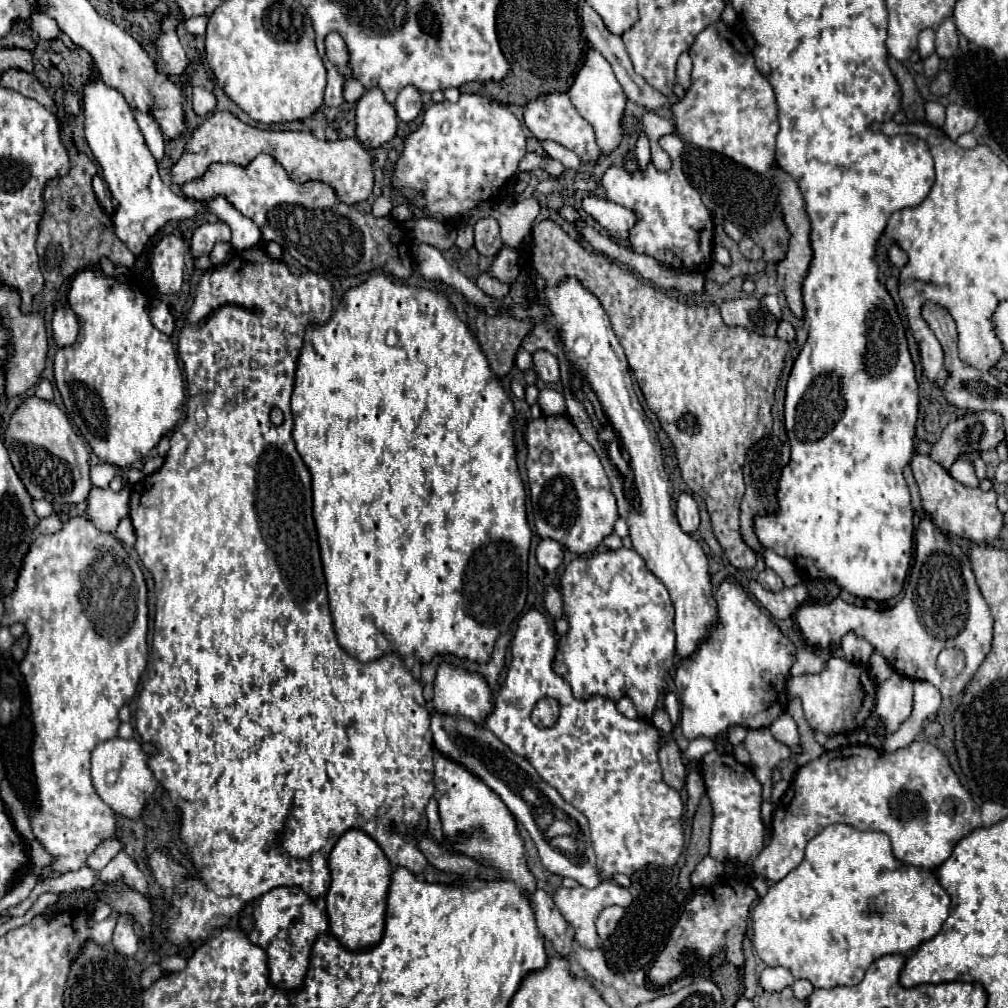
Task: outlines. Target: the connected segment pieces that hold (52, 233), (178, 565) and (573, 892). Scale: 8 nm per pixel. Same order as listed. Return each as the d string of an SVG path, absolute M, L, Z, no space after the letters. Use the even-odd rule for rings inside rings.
M61 129L61 139L71 153L71 171L67 177L53 179L47 183L45 215L39 225L39 239L37 239L39 263L47 289L59 289L65 279L69 279L77 271L99 265L103 257L109 257L109 261L115 267L123 265L131 269L135 263L135 255L115 237L111 217L97 205L97 199L91 189L91 179L97 173L95 163L85 153L75 151L65 129Z
M255 247L251 251L233 251L231 257L223 263L217 265L209 271L203 273L203 277L197 283L195 289L195 299L193 305L187 313L187 325L181 329L177 343L177 354L183 364L183 369L187 373L187 419L185 423L173 431L171 435L171 451L165 457L165 463L159 471L153 475L147 475L139 485L131 487L131 501L129 501L129 517L135 527L137 543L135 551L141 559L141 563L147 567L147 571L153 575L155 583L155 629L153 629L153 649L151 649L151 664L149 673L141 683L141 693L137 699L137 731L141 739L147 743L155 743L159 753L149 757L149 767L153 775L159 779L159 783L165 787L169 793L169 799L181 809L181 839L187 843L191 857L195 861L195 867L201 873L199 881L185 879L185 869L177 863L173 863L167 853L155 851L151 855L151 869L159 881L159 885L165 889L167 899L171 899L173 907L167 911L167 921L163 923L163 929L167 933L167 939L173 943L183 943L183 941L197 941L207 935L211 935L215 929L221 929L223 925L229 923L229 919L241 911L241 907L259 895L265 895L267 891L275 887L299 887L313 899L323 895L329 889L331 875L327 867L327 857L335 845L335 841L347 831L347 829L361 829L369 837L373 837L379 847L385 851L387 859L391 865L401 865L407 867L415 877L421 881L441 881L441 883L451 883L457 879L457 875L449 875L443 871L437 871L427 863L423 853L417 849L417 839L425 833L427 821L425 821L425 805L435 793L433 785L433 737L429 731L431 725L431 715L425 709L425 699L423 699L423 683L411 675L411 671L405 667L403 659L391 651L375 661L361 663L347 651L343 651L335 639L333 633L333 623L331 623L331 613L329 613L329 601L327 601L327 589L325 589L325 575L323 575L323 565L321 565L321 555L319 555L319 543L317 543L317 531L313 523L313 497L311 497L311 475L309 469L305 467L301 455L295 449L295 441L291 437L293 431L293 415L289 407L291 391L293 391L293 379L295 379L295 361L299 357L299 349L303 345L303 329L311 321L327 321L331 317L331 297L333 297L333 287L331 283L317 275L317 273L305 273L301 277L295 277L289 273L287 265L283 261L271 259L261 247ZM255 309L263 313L279 313L279 317L259 317ZM197 405L203 405L207 411L207 423L205 427L197 427L195 423L195 409ZM273 407L281 407L285 421L283 425L275 427L269 421L269 413ZM273 789L275 789L275 799L279 797L279 807L283 797L291 795L291 809L289 817L285 815L283 821L283 833L281 837L273 835ZM273 839L283 841L283 849L273 849Z
M614 880L601 881L601 885L597 885L595 889L587 889L583 885L579 887L573 887L573 889L567 889L567 887L561 887L555 891L553 895L553 901L557 905L557 909L561 911L561 915L565 917L565 921L573 927L575 931L575 941L585 947L585 949L599 949L601 947L601 939L595 931L595 921L601 913L601 909L605 909L607 905L619 905L623 908L627 908L633 901L632 896L627 888L621 887Z

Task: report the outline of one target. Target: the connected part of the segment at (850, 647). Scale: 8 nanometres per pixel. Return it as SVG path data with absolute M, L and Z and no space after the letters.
M847 633L847 637L843 637L841 641L841 651L845 655L847 661L851 663L861 663L861 665L867 665L869 663L869 657L873 653L871 645L859 637L855 637L853 633Z

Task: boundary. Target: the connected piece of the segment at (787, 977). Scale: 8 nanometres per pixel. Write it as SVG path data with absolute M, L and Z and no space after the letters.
M767 967L761 973L761 987L765 991L783 991L785 987L791 987L793 981L795 979L791 977L791 973L783 967Z

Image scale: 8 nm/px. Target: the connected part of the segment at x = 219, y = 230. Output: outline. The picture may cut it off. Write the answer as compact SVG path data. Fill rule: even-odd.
M215 221L215 223L205 223L201 225L191 239L191 255L201 257L205 253L211 253L215 243L231 241L231 229L225 221Z

